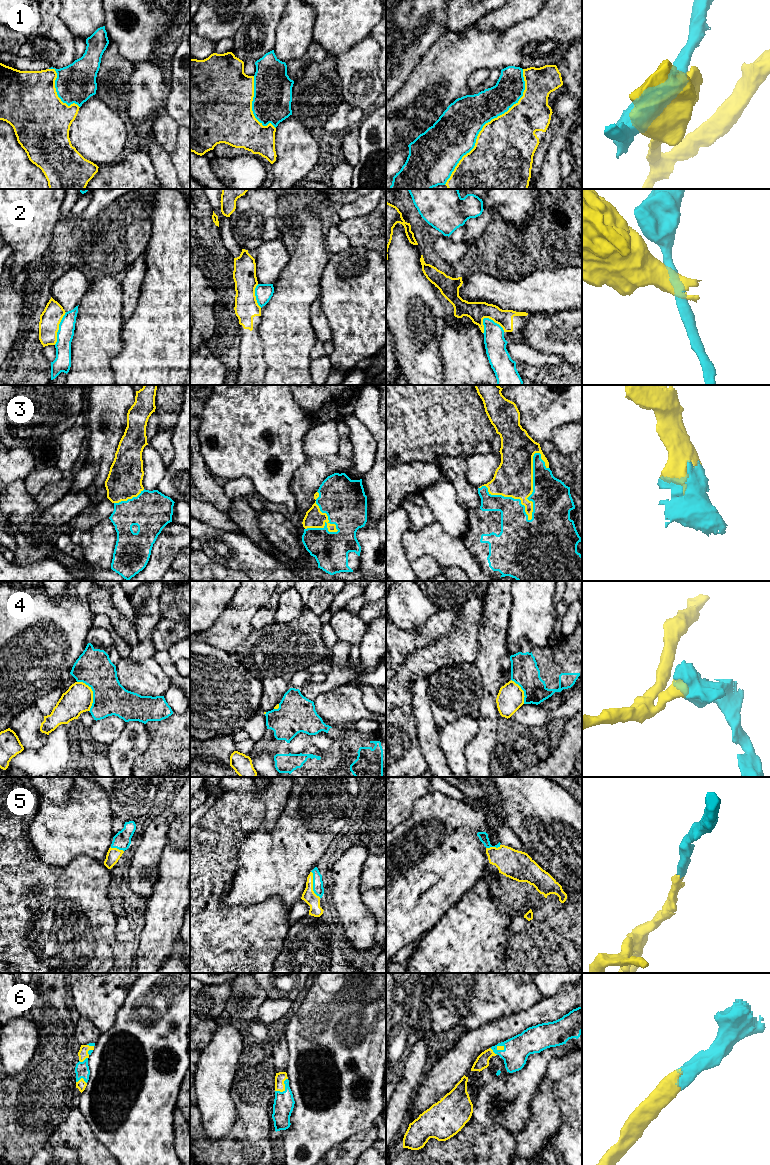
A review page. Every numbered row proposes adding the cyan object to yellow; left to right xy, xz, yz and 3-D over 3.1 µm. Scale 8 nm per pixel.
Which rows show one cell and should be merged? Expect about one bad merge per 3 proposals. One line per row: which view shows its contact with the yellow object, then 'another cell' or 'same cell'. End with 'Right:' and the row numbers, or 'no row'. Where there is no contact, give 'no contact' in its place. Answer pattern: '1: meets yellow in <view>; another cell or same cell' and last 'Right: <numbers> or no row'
1: meets yellow in yz; another cell
2: meets yellow in yz; another cell
3: meets yellow in yz; same cell
4: meets yellow in xy; another cell
5: meets yellow in xz; same cell
6: meets yellow in xz; same cell
Right: 3, 5, 6

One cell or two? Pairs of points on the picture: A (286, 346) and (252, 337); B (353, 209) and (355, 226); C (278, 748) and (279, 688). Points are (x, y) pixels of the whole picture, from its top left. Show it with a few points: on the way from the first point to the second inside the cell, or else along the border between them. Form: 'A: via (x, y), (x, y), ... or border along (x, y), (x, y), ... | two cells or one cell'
A: border along (261, 315), (258, 336), (265, 362) | two cells
B: border along (375, 207), (367, 214), (340, 220) | two cells
C: border along (290, 687), (278, 703) | two cells

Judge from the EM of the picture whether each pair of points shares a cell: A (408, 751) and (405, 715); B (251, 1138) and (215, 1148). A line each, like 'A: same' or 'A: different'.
A: same
B: same

